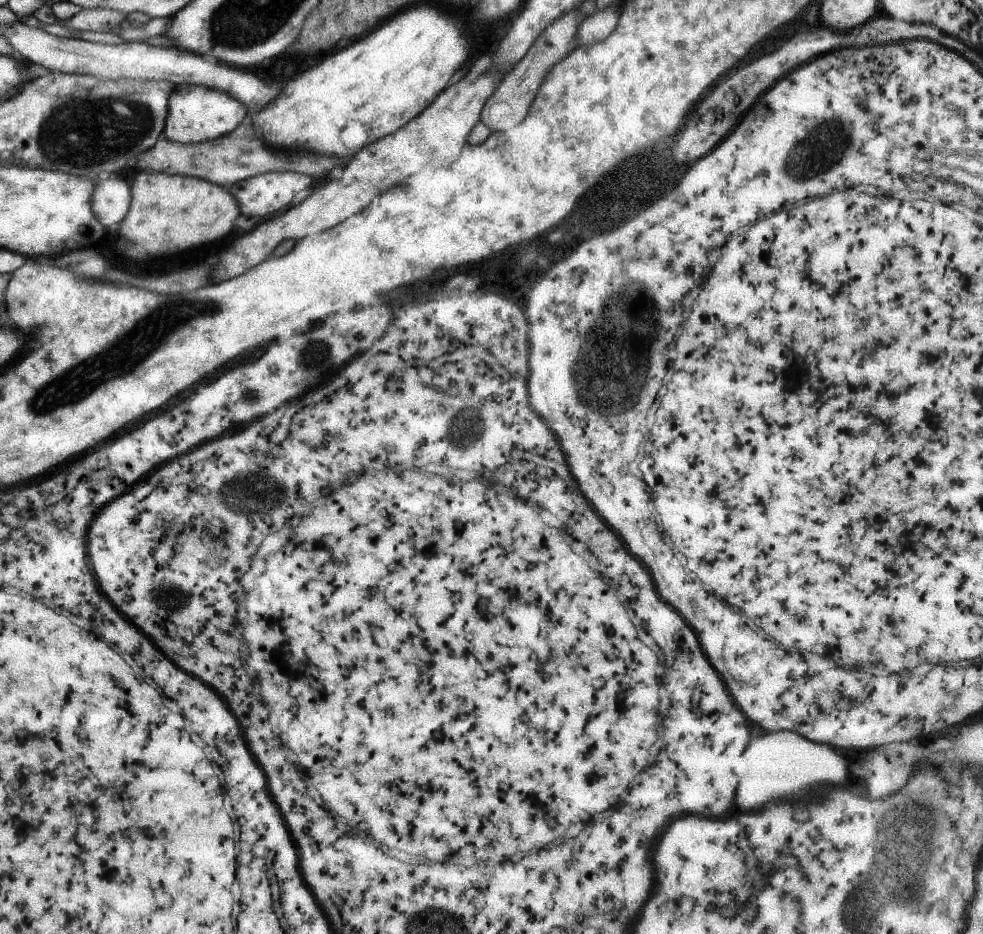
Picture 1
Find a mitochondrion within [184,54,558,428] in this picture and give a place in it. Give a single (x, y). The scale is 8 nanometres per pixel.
(315, 354)

